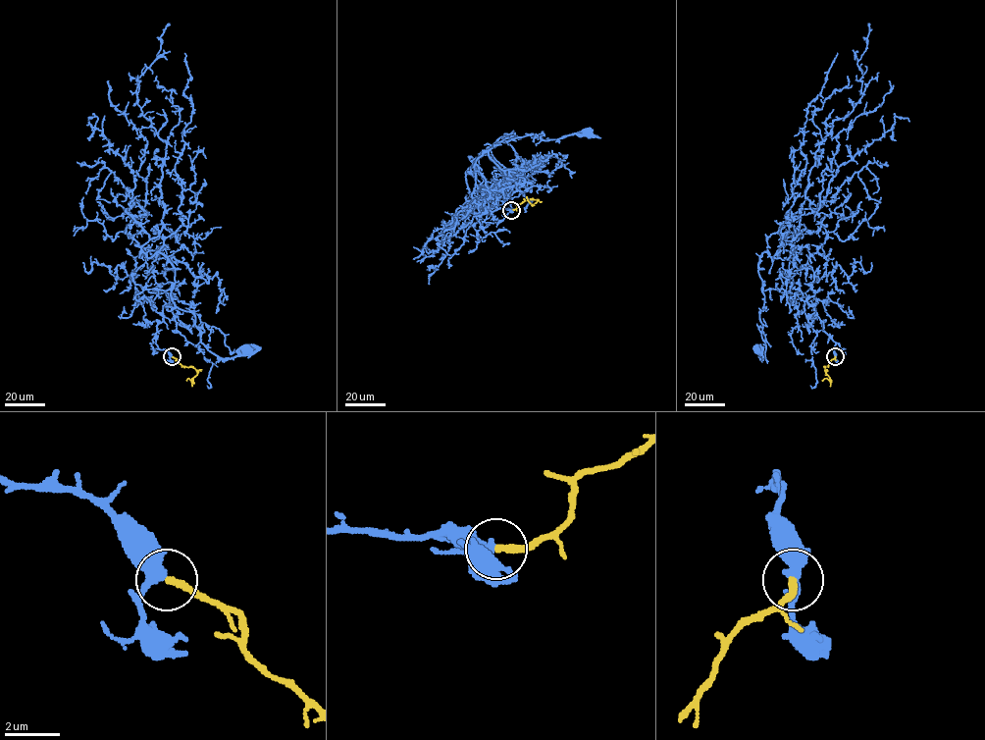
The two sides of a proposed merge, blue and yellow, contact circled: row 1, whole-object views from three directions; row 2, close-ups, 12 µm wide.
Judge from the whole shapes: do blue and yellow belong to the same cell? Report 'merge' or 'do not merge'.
merge

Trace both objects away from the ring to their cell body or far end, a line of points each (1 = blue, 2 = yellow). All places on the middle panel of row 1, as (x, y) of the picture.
1: (511, 210), (495, 210), (496, 197), (512, 179), (489, 151), (511, 136), (534, 134), (544, 140), (587, 132)
2: (511, 210), (526, 200), (537, 200), (532, 204), (526, 196)

